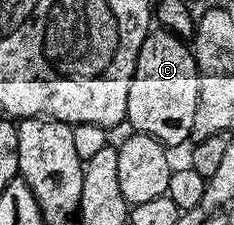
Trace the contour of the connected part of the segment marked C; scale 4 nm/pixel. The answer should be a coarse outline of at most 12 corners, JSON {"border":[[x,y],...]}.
{"border":[[150,29],[126,121],[167,148],[190,141],[199,96],[190,43]]}

